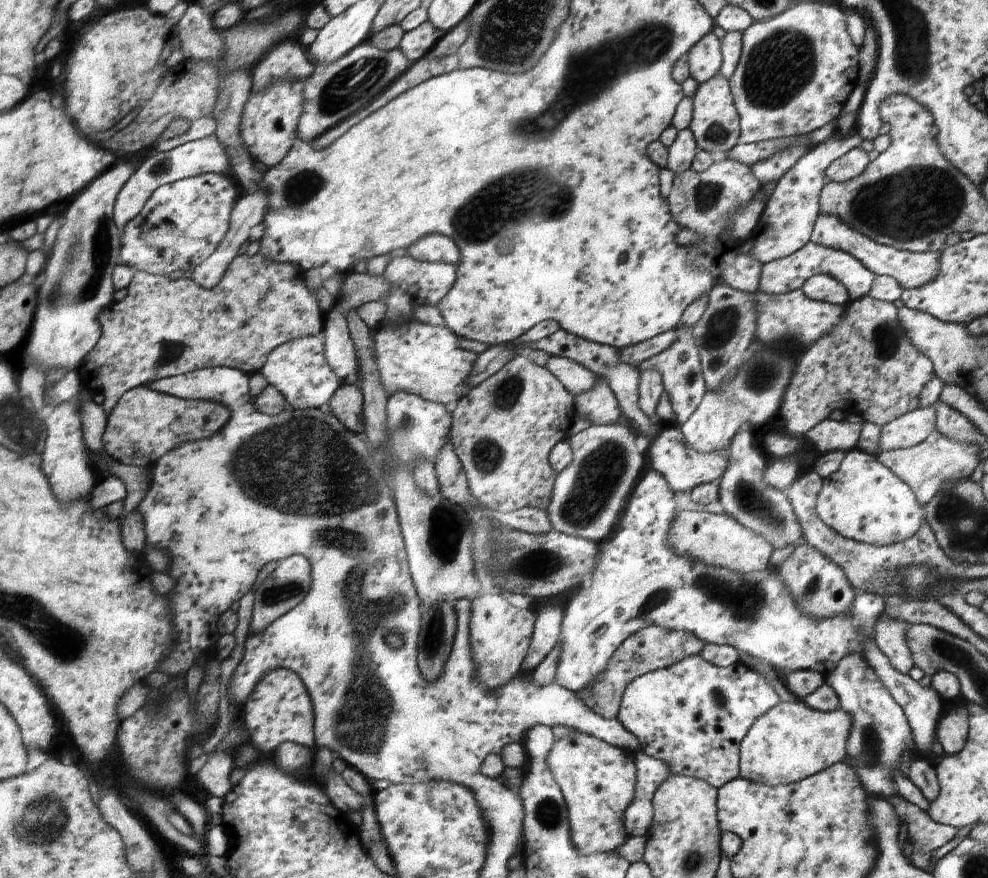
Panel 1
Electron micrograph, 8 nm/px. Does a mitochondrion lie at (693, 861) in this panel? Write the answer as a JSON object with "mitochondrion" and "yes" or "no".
{"mitochondrion":"yes"}

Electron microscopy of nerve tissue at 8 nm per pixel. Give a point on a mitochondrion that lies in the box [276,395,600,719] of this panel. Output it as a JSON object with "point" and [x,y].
{"point":[445,527]}

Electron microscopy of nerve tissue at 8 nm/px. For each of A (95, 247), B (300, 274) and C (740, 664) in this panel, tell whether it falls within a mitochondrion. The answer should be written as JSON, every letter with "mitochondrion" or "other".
{"A":"mitochondrion","B":"other","C":"other"}

